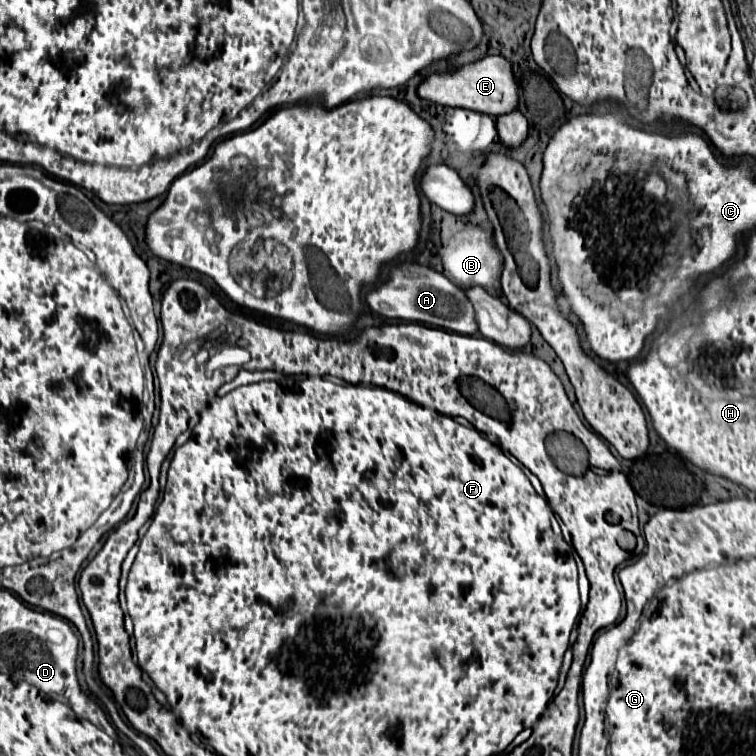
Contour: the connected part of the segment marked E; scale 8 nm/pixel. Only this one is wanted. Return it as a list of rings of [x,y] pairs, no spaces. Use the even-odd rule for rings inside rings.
[[[485,57],[471,65],[461,67],[455,73],[433,73],[419,85],[419,97],[431,99],[439,105],[473,109],[487,115],[507,115],[519,107],[519,85],[515,81],[511,63],[503,57]]]

